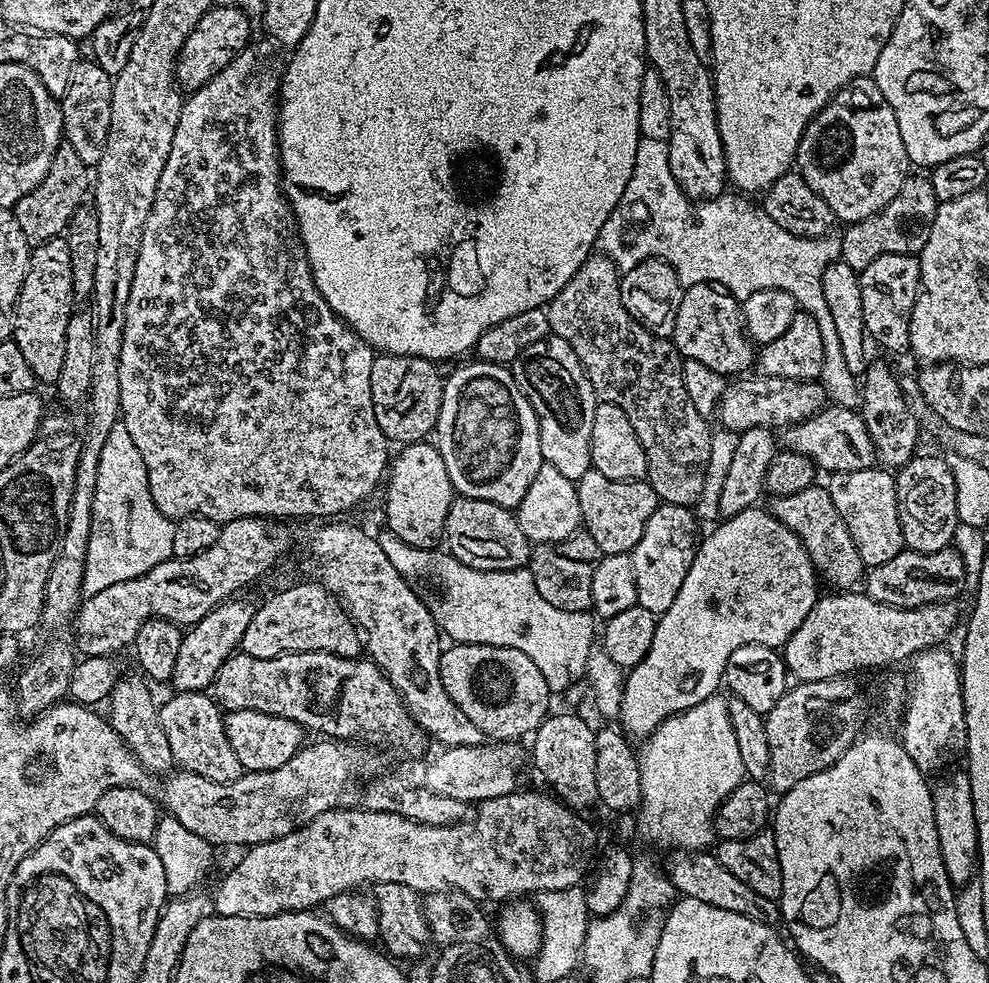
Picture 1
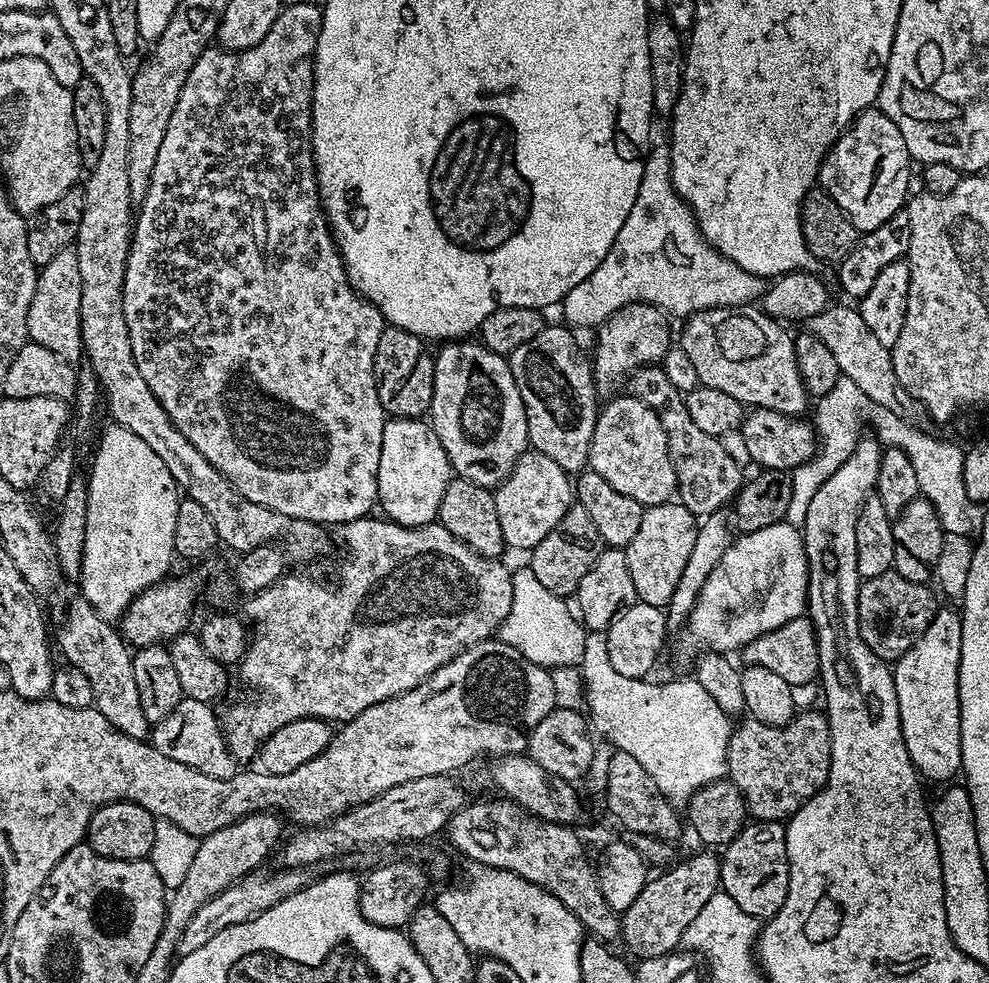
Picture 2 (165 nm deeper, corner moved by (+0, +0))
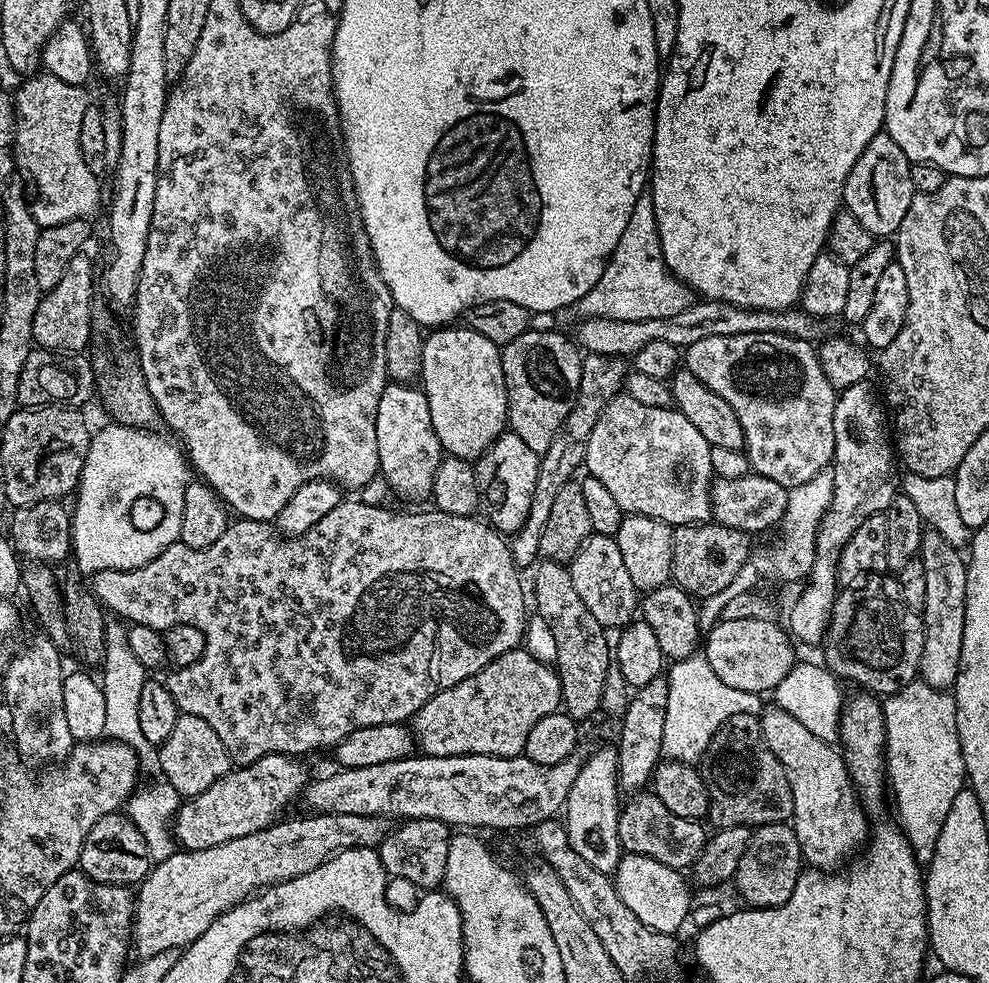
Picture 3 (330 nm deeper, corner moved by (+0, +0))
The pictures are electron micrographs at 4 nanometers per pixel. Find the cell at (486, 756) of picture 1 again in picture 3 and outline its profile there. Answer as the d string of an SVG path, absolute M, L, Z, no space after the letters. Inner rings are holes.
M333 812L307 815L300 816L297 820L281 819L269 828L246 834L246 838L222 842L222 846L210 846L206 850L174 850L170 858L159 861L140 881L134 896L136 919L132 922L132 943L135 955L143 958L160 954L162 950L183 949L194 943L203 932L210 930L212 923L225 910L247 900L249 896L255 896L257 892L271 888L273 884L310 874L310 870L322 866L322 862L326 862L343 848L376 848L386 835L385 821L379 816Z

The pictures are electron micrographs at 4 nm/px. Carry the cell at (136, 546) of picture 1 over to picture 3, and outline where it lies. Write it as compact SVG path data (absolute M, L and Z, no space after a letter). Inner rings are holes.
M108 422L105 428L100 428L91 433L88 441L88 449L86 450L86 462L82 466L82 474L78 491L75 493L76 507L71 509L72 518L72 550L71 555L76 558L78 566L84 574L93 572L101 572L102 570L130 570L131 568L141 568L146 566L146 562L150 562L154 558L158 558L158 554L162 554L162 550L166 550L172 544L177 543L180 539L180 531L182 530L182 498L186 494L186 486L190 482L190 464L186 459L185 453L179 447L175 448L170 441L164 436L159 436L159 431L149 430L147 428L131 428L130 426L122 426L115 422ZM143 512L148 512L145 520L140 520L136 524L136 516L140 516Z

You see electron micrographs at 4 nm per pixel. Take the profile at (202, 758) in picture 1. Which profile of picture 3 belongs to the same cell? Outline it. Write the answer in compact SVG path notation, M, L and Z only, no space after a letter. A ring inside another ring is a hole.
M180 714L174 730L158 748L158 768L164 771L163 779L178 790L181 798L191 798L202 794L202 790L210 790L210 786L231 772L233 767L226 746L222 746L222 738L218 738L202 718L194 718L194 714Z

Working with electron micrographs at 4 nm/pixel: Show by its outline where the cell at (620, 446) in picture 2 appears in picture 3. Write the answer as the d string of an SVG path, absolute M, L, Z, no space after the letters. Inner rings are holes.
M621 394L594 422L583 467L610 490L625 514L649 516L669 526L703 524L712 520L711 450L690 418L675 407L645 406Z

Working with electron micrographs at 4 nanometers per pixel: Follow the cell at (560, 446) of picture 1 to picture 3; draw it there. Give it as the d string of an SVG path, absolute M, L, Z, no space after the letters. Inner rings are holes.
M529 330L514 338L514 342L503 345L500 354L508 391L508 428L538 454L550 447L578 394L582 352L569 337L568 340L560 332Z

